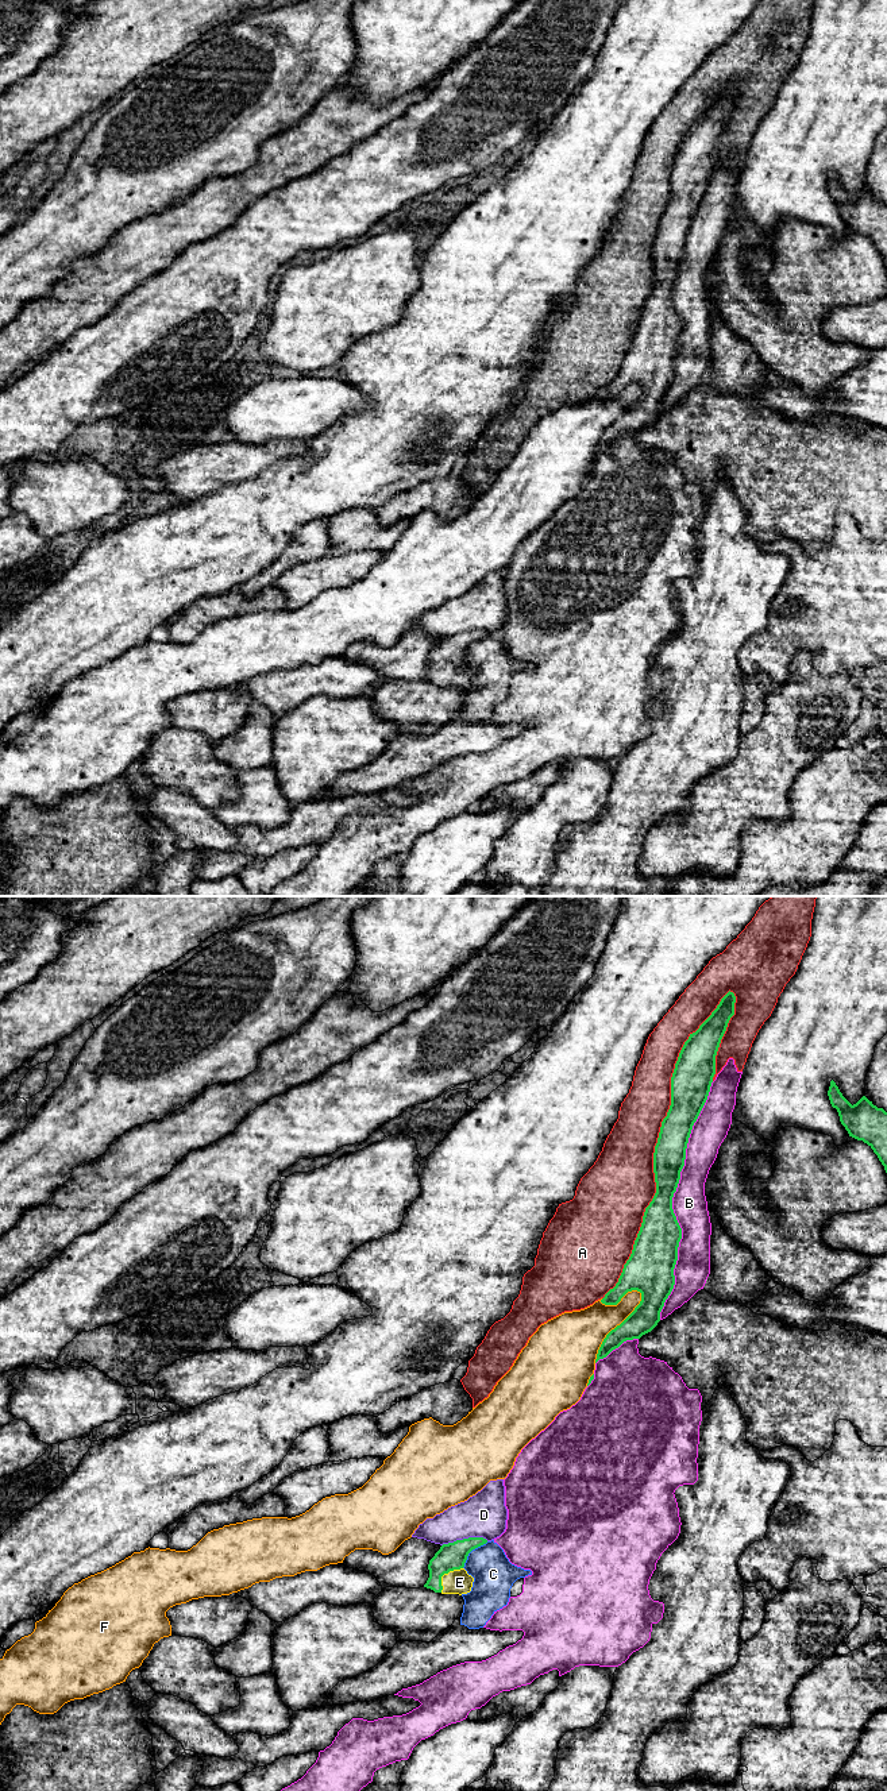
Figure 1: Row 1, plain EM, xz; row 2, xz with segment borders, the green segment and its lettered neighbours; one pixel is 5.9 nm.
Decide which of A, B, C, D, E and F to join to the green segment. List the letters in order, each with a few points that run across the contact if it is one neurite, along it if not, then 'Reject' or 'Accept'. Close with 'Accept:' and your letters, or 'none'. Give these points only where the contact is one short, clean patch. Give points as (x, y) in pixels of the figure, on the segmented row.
A: Reject
B: Reject
C: Reject
D: Reject
E: Line: xz (451, 1556), (444, 1573), (459, 1582). Accept
F: Reject
Accept: E

